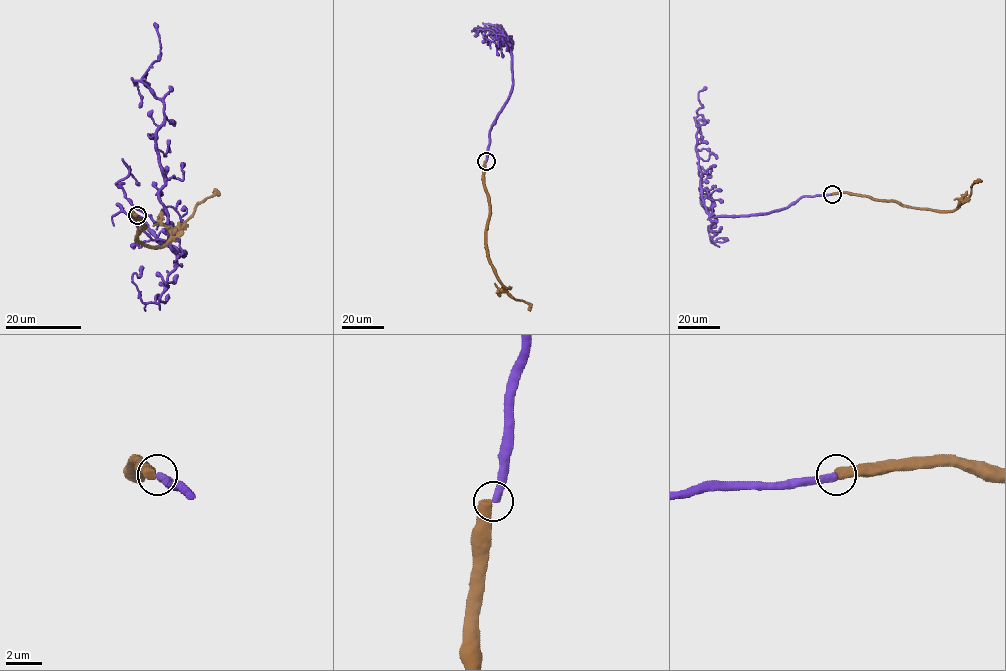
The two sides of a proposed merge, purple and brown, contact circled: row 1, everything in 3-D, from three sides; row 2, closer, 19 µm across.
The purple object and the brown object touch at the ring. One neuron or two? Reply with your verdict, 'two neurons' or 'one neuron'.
two neurons

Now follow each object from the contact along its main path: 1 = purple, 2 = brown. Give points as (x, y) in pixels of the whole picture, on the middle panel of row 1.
1: (485, 161), (489, 131), (512, 85), (509, 40), (501, 25), (489, 24), (498, 27), (495, 35)
2: (485, 161), (484, 185), (489, 205), (487, 257), (498, 281), (512, 297), (527, 303), (530, 311)

